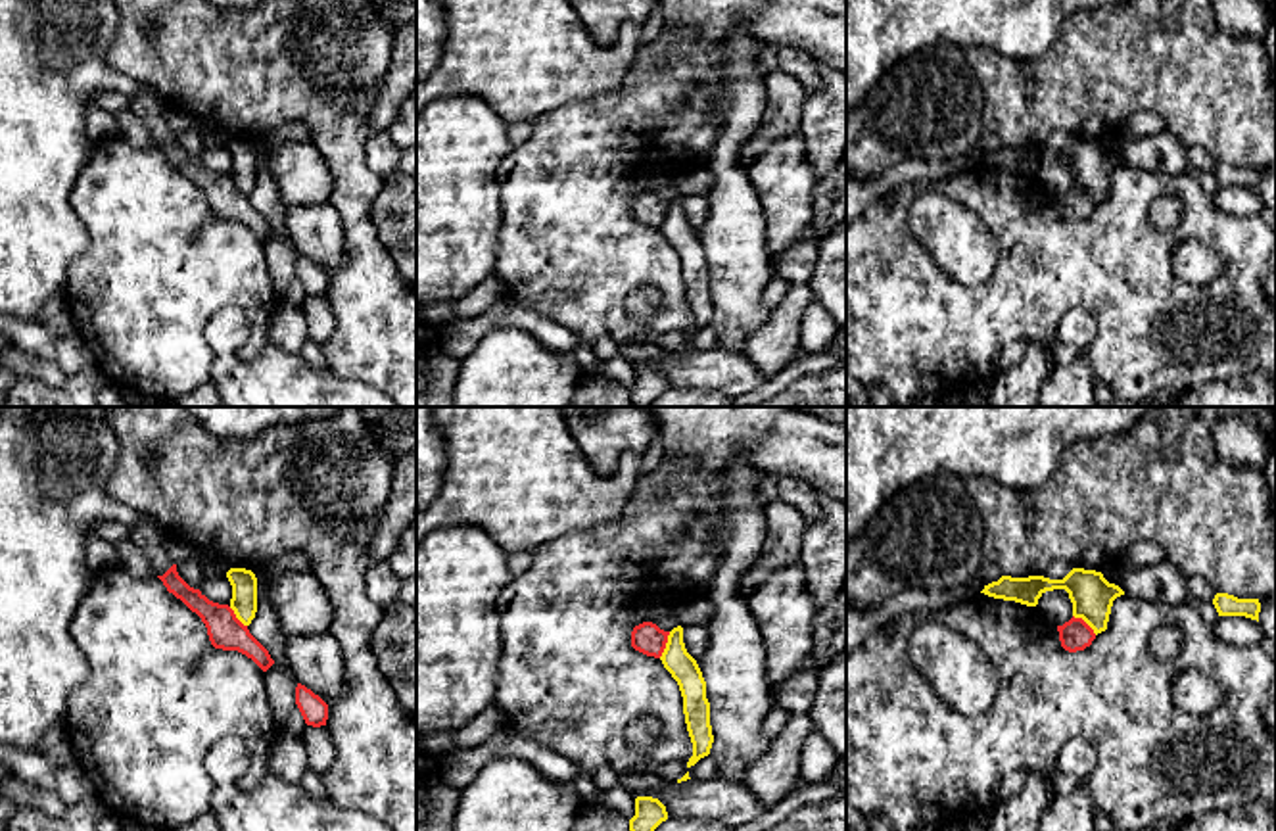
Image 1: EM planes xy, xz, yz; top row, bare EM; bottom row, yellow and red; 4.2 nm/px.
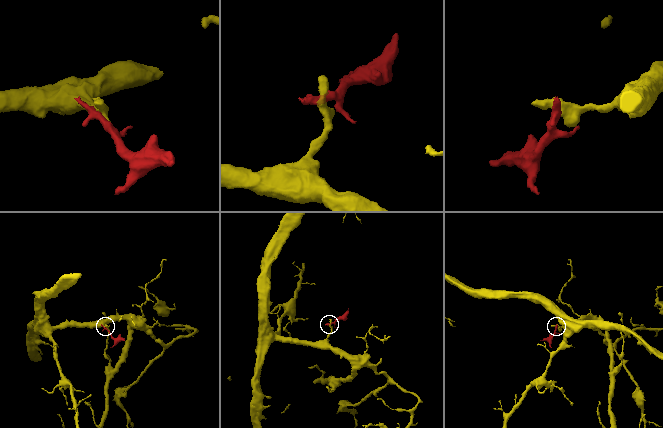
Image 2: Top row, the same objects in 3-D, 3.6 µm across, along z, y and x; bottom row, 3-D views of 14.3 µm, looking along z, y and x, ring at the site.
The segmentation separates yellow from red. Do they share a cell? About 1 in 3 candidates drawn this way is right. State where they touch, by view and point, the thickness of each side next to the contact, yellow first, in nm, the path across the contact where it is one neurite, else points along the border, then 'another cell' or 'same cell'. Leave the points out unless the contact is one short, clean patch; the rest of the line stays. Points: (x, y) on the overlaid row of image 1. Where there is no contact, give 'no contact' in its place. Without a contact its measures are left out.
meets yellow in xz at (666, 645); 120 nm thick on the yellow side, 140 nm on the other; border along xz (670, 632), (659, 657); another cell

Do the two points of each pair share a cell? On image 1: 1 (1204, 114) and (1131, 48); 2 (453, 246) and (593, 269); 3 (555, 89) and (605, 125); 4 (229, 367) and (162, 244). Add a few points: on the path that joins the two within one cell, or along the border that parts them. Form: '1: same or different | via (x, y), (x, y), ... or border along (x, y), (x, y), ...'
1: same | via (1186, 96), (1148, 58)
2: different | border along (503, 210), (497, 260), (492, 273)
3: different | border along (618, 87), (591, 98), (551, 108), (534, 119)
4: different | border along (217, 356), (210, 379)

